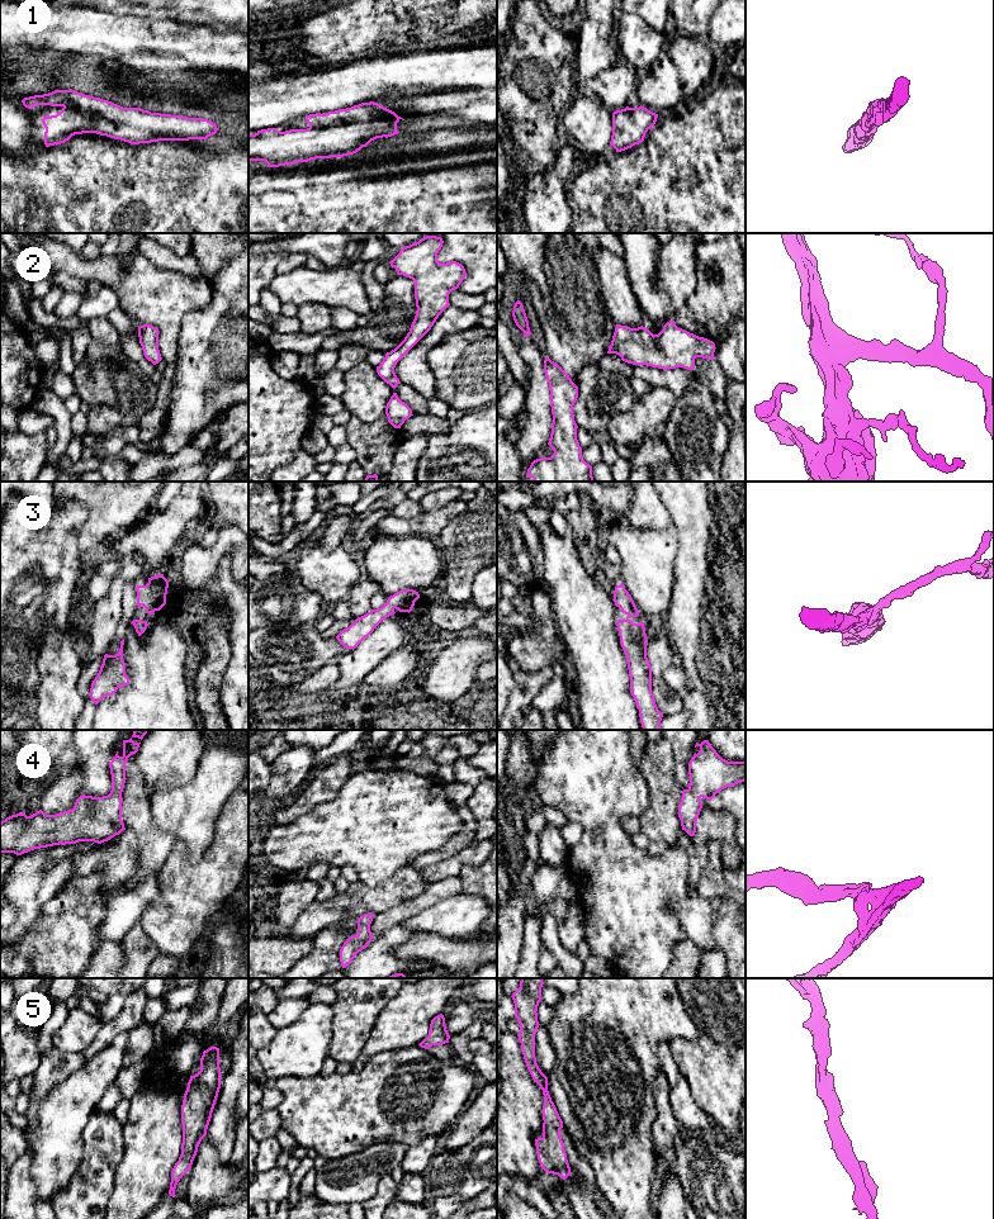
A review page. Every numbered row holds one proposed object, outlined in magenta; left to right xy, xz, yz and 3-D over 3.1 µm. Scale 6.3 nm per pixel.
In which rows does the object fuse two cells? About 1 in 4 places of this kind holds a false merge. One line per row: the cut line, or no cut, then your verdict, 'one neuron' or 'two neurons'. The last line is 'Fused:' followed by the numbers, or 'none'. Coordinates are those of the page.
1: cut none; one neuron
2: cut none; one neuron
3: cut none; one neuron
4: cut none; one neuron
5: cut none; one neuron
Fused: none

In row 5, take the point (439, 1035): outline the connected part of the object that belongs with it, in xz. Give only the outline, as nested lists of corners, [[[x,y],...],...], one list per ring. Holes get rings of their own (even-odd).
[[[440,1014],[431,1020],[430,1033],[418,1045],[429,1049],[432,1045],[442,1045],[449,1043],[449,1039],[450,1035],[446,1030],[445,1018],[442,1014]]]

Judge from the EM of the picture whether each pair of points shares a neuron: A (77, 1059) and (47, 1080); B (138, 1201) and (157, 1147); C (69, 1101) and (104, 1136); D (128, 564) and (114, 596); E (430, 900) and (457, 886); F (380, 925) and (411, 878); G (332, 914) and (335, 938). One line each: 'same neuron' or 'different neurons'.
A: same neuron
B: same neuron
C: different neurons
D: different neurons
E: same neuron
F: different neurons
G: different neurons

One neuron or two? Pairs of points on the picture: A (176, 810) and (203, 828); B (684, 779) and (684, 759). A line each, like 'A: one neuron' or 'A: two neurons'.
A: one neuron
B: one neuron

